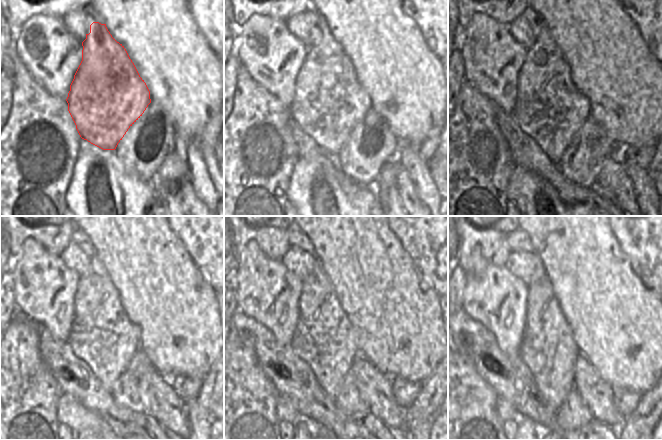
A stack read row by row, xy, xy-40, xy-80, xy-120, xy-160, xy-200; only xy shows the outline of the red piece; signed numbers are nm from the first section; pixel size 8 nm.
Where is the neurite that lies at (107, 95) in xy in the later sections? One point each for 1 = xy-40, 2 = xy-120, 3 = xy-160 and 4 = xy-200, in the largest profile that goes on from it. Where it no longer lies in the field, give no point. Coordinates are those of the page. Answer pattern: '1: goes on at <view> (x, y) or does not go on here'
1: goes on at xy-40 (329, 102)
2: goes on at xy-120 (101, 335)
3: goes on at xy-160 (324, 338)
4: goes on at xy-200 (547, 347)

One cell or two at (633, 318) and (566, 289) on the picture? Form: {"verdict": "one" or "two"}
{"verdict": "one"}

